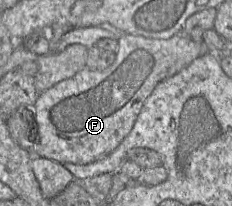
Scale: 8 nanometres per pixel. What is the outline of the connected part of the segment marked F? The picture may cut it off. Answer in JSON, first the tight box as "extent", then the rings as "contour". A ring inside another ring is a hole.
{"extent":[33,33,209,164],"contour":[[[182,33],[169,39],[153,39],[124,34],[118,39],[114,63],[103,71],[84,67],[73,77],[65,79],[38,94],[33,106],[37,125],[37,138],[33,154],[50,160],[73,164],[89,164],[113,150],[130,133],[137,116],[155,86],[189,65],[194,59],[209,53],[204,43],[192,40]]]}

